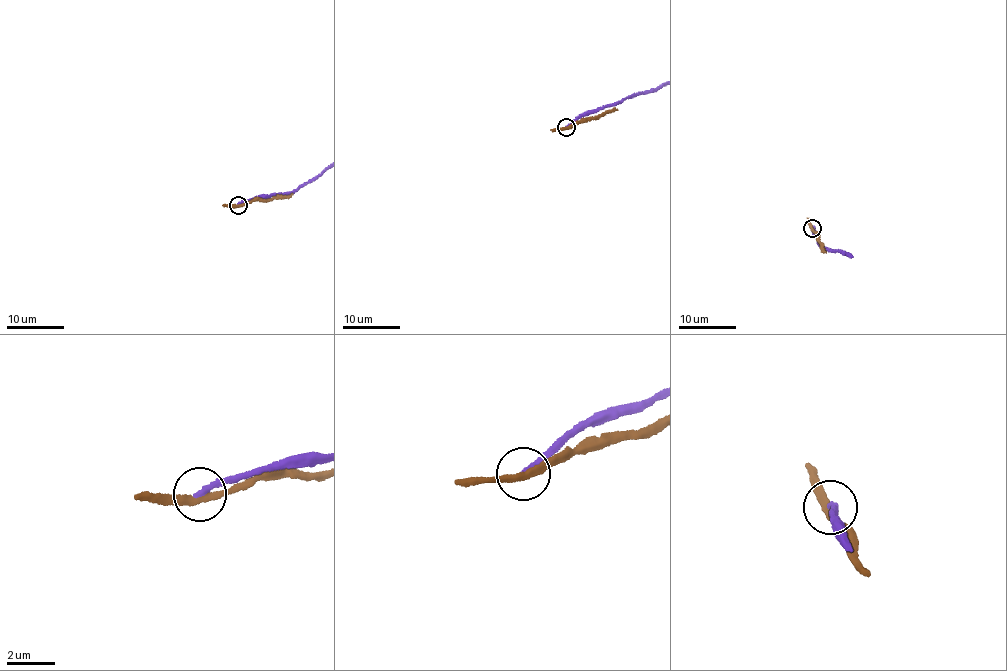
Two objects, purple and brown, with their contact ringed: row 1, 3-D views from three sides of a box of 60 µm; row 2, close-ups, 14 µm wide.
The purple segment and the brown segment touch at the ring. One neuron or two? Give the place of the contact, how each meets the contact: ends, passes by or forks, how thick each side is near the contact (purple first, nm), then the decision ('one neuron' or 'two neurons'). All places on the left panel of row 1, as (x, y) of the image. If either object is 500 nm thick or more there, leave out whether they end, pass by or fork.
place (238, 205); purple ends; brown passes by; calibres 260 and 320 nm; two neurons

